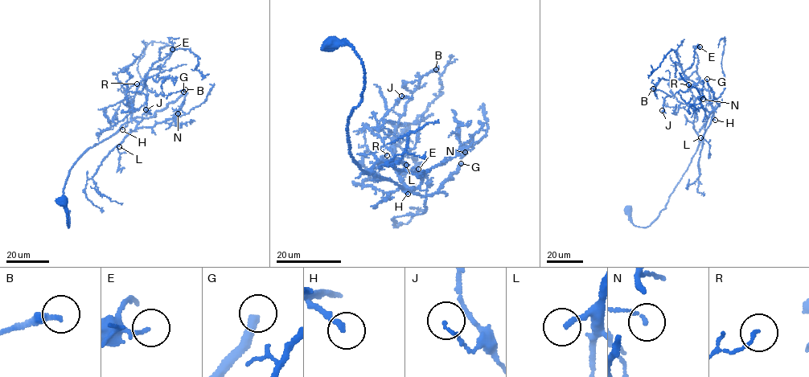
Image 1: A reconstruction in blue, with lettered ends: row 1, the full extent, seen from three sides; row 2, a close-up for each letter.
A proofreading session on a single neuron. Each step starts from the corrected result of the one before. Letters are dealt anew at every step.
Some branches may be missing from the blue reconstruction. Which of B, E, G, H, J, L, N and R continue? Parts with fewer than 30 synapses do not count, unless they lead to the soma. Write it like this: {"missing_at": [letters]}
{"missing_at": ["G", "H", "L"]}

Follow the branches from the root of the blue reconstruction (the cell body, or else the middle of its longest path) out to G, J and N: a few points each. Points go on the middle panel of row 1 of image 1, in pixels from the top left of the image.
G: (333, 44), (349, 44), (364, 70), (362, 101), (347, 130), (362, 169), (432, 196), (461, 163)
J: (333, 44), (351, 47), (365, 72), (347, 117), (350, 154), (411, 190), (373, 132), (401, 96)
N: (333, 44), (349, 44), (364, 70), (347, 130), (363, 170), (412, 190), (465, 152)

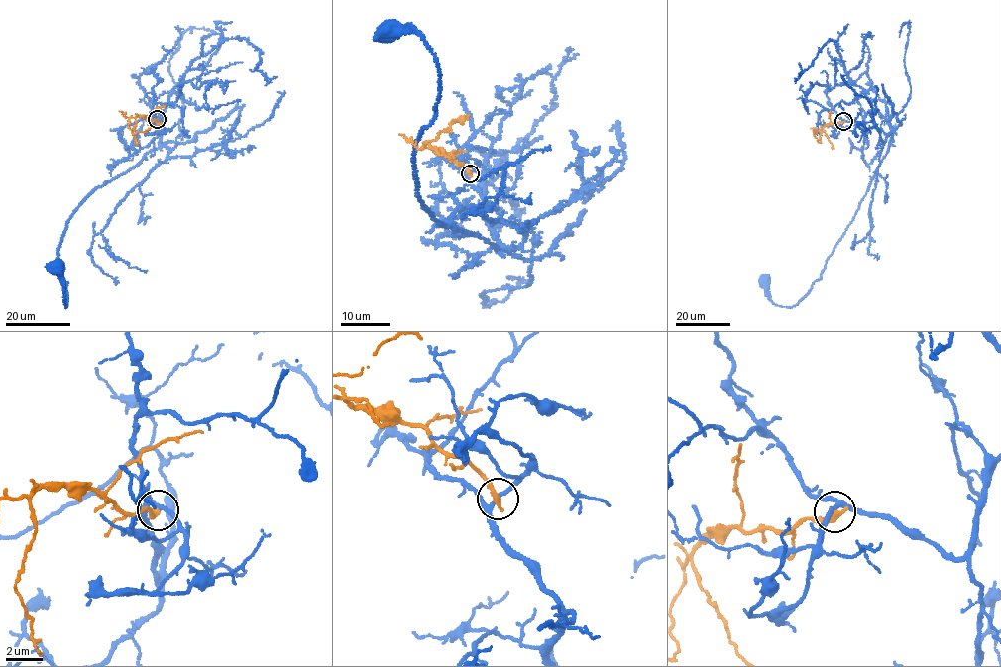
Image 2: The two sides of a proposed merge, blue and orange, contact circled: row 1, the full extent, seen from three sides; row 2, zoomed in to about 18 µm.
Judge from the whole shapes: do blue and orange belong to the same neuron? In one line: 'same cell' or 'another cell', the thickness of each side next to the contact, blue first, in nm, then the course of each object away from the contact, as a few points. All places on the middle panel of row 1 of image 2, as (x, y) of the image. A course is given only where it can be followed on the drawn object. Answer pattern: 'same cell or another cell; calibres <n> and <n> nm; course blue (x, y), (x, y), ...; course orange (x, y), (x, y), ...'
another cell; calibres 200 and 360 nm; course blue (469, 172), (488, 227), (511, 249), (425, 207), (414, 155), (437, 112), (440, 72), (423, 38), (392, 32); course orange (469, 172), (448, 155), (422, 148), (423, 143), (433, 141), (449, 129), (452, 121), (463, 120), (468, 114)

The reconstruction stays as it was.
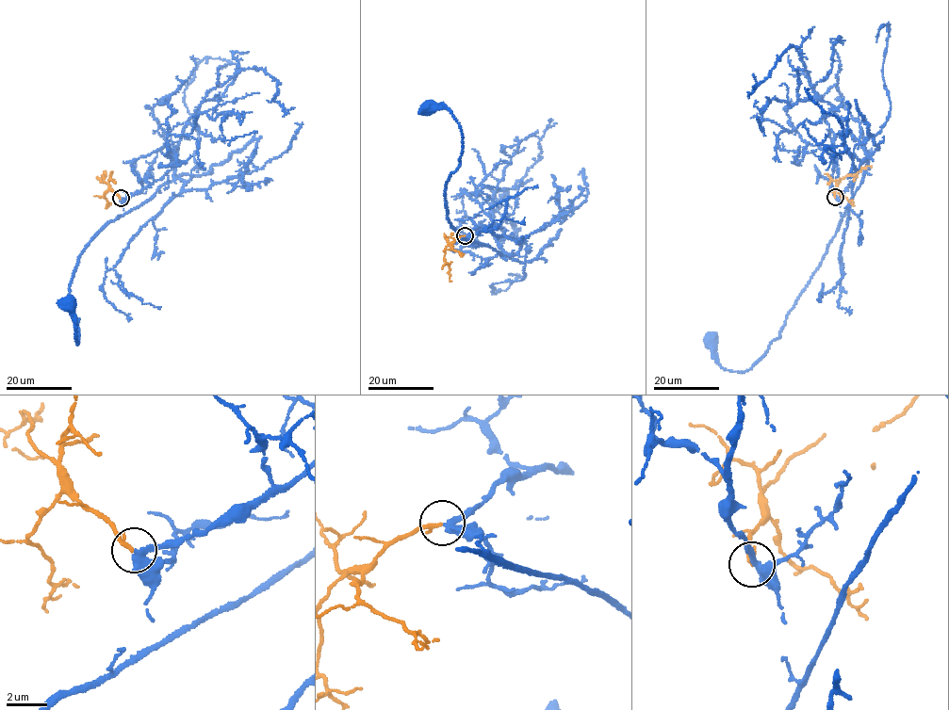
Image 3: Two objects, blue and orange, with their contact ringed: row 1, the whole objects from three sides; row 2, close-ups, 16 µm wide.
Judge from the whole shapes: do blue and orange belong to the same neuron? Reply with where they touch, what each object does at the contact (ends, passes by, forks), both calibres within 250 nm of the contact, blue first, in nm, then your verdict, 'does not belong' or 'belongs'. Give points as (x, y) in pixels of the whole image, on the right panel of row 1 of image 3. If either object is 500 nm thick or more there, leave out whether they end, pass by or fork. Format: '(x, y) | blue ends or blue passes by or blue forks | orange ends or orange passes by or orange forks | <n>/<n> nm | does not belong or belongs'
(835, 197) | blue passes by | orange ends | 320/200 nm | belongs

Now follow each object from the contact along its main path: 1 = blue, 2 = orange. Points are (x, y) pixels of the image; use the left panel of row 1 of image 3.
1: (121, 198), (171, 169), (176, 147), (174, 178), (111, 220), (81, 254), (69, 295), (78, 344), (69, 305)
2: (121, 198), (103, 179), (106, 173)

